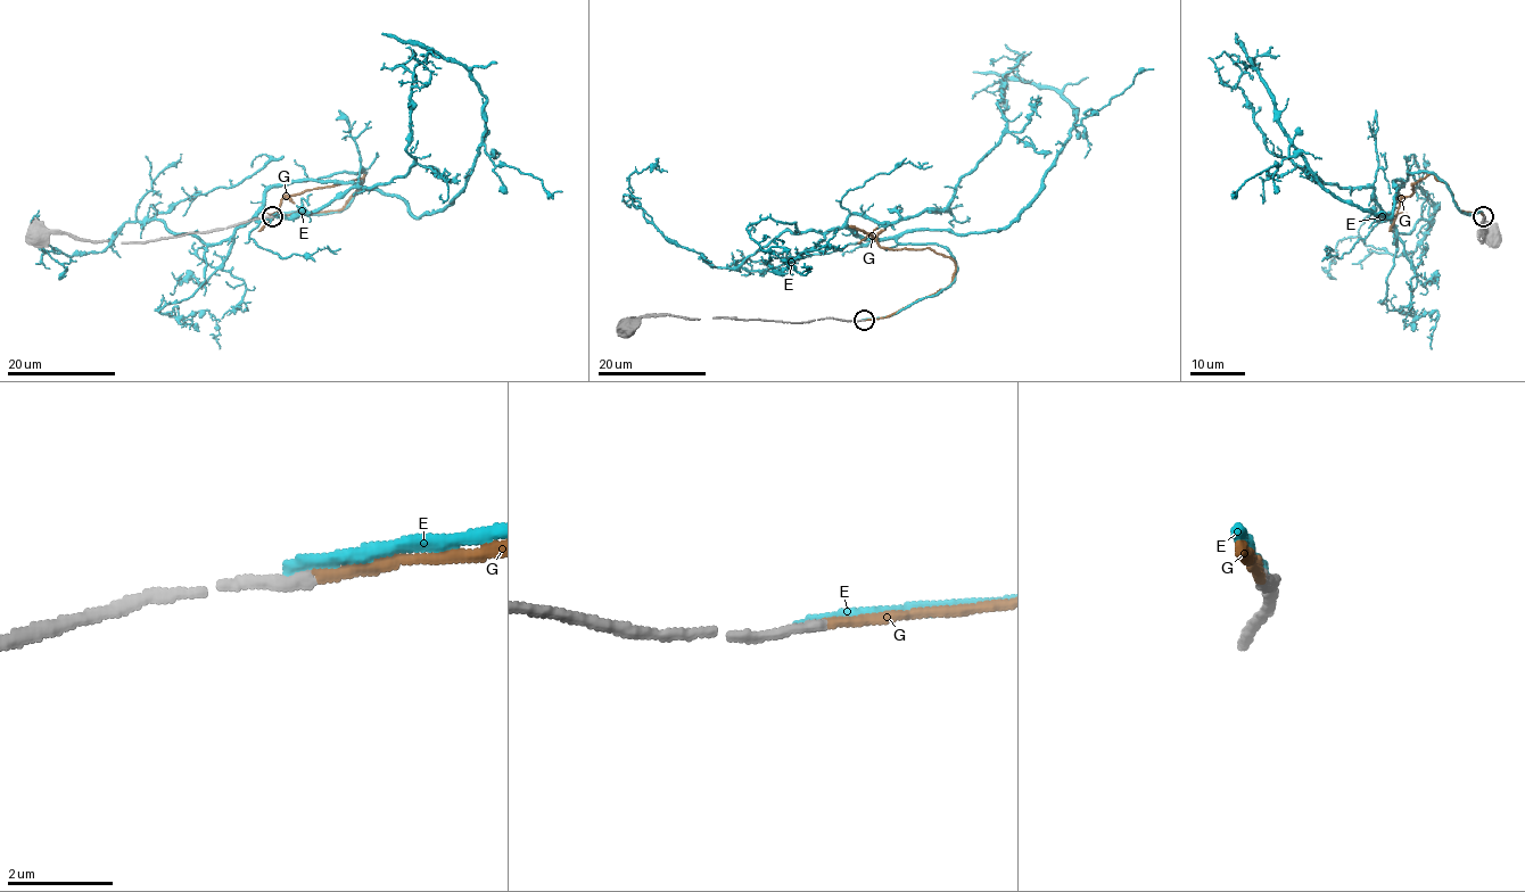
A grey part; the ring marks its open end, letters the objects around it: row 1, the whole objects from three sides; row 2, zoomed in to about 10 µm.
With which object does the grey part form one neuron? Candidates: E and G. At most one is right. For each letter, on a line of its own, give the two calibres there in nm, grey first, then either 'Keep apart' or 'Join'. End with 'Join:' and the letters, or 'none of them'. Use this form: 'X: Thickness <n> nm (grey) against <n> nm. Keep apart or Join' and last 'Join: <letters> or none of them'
E: Thickness 240 nm (grey) against 240 nm. Keep apart
G: Thickness 220 nm (grey) against 200 nm. Join
Join: G

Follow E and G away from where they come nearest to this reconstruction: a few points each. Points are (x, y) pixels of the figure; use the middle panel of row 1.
E: (862, 320), (932, 297), (955, 257), (848, 217), (944, 208), (1006, 123), (1004, 74), (986, 89), (1003, 116)
G: (864, 320), (891, 315), (950, 283), (955, 263), (926, 248), (882, 246), (871, 234), (849, 226)

